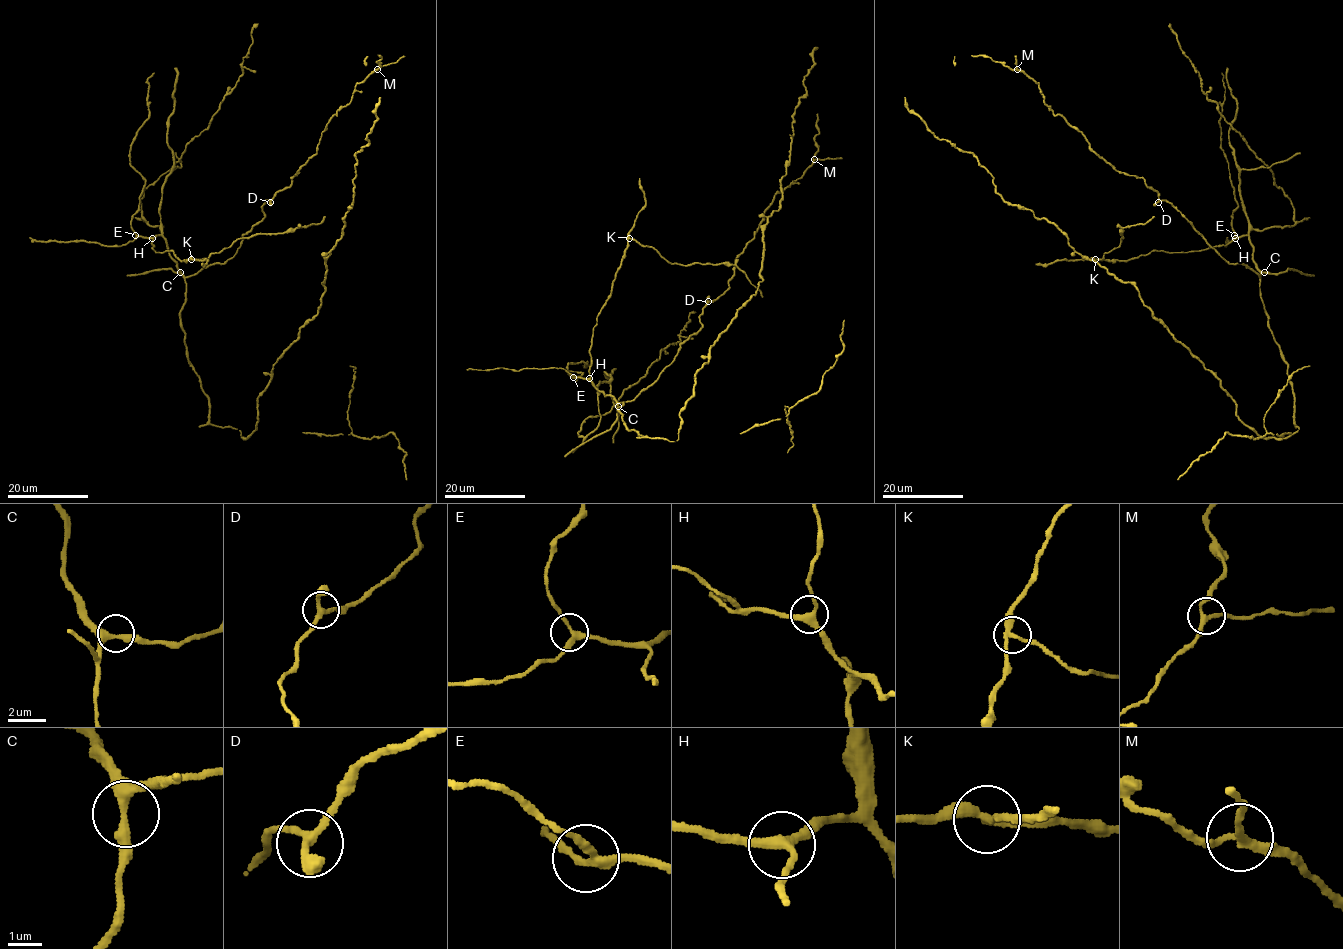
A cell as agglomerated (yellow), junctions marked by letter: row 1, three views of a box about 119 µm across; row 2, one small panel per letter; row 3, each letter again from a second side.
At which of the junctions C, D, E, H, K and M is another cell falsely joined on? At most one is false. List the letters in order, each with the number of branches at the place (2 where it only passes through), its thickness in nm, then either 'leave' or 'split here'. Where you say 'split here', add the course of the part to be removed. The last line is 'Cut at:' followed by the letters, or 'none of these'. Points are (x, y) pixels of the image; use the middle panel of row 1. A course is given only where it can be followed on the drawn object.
C: 3 | 300 nm | leave
D: 3 | 200 nm | leave
E: 3 | 240 nm | leave
H: 3 | 280 nm | leave
K: 3 | 240 nm | split here | (629, 238), (653, 247), (672, 263), (735, 264), (761, 297)
M: 3 | 220 nm | leave
Cut at: K

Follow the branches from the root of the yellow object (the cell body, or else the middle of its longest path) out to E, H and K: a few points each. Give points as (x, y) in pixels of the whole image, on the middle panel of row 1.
E: (647, 437), (626, 427), (618, 410), (624, 402), (600, 392), (587, 379), (573, 377)
H: (647, 437), (626, 427), (618, 410), (624, 402), (600, 392), (589, 378)
K: (647, 437), (626, 427), (618, 410), (624, 402), (600, 392), (589, 372), (592, 330), (610, 294), (629, 238)

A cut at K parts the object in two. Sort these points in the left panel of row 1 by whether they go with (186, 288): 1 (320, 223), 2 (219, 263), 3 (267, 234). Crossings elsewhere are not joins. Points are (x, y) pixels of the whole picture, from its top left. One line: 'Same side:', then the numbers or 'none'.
Same side: 2

